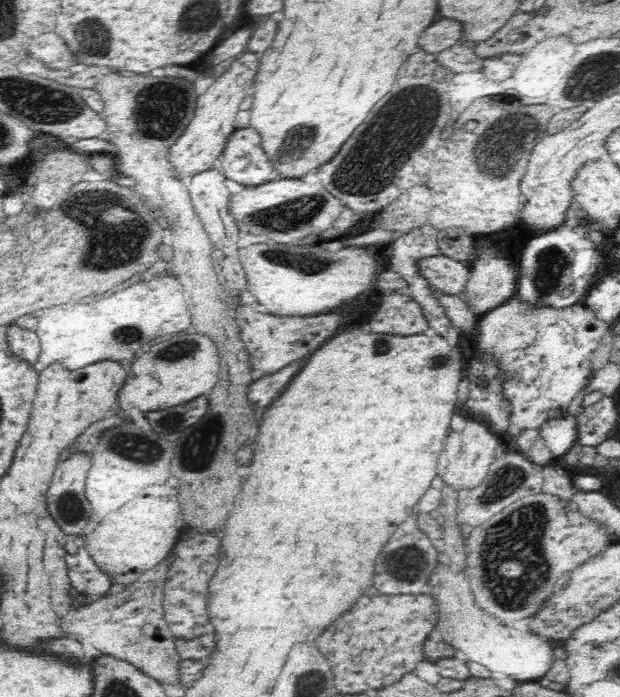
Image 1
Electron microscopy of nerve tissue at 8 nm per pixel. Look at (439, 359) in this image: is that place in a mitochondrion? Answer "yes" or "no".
yes

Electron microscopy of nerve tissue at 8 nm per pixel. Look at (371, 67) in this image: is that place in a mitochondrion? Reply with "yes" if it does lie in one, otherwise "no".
no

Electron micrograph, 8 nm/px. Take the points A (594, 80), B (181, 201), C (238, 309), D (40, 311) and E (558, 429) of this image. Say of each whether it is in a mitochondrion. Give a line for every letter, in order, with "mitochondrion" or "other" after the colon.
A: mitochondrion
B: other
C: other
D: other
E: other

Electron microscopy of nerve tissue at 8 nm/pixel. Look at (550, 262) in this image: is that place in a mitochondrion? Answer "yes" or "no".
yes

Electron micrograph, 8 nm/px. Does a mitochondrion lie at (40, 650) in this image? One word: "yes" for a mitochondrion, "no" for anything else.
no

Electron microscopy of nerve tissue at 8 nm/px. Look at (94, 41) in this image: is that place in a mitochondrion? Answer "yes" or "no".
yes

